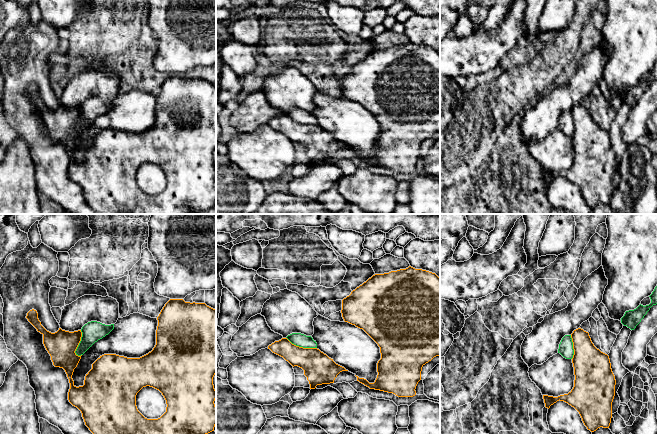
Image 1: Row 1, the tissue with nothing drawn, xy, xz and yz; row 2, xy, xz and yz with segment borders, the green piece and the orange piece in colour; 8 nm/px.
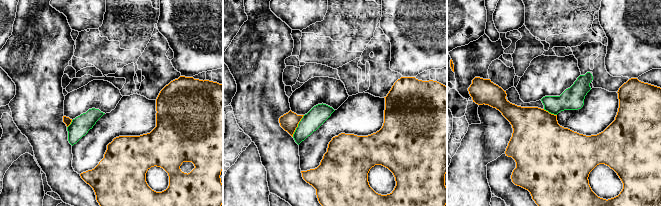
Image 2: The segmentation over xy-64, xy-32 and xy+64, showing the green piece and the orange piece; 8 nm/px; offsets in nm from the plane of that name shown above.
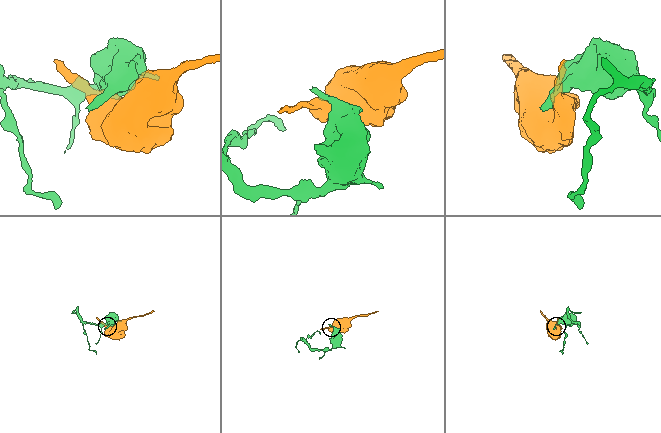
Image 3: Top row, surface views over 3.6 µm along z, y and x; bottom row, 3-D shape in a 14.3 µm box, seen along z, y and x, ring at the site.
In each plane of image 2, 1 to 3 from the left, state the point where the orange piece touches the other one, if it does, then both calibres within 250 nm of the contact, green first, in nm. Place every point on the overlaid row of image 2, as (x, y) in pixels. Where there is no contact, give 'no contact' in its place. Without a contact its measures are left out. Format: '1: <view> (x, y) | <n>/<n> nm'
1: xy-64 (70, 124) | 160/60 nm
2: xy-32 (298, 126) | 150/150 nm
3: xy+64 (550, 112) | 180/420 nm

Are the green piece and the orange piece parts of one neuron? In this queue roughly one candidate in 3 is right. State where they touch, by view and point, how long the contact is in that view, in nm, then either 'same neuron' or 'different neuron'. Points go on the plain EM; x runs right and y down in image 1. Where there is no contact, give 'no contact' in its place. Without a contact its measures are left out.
contact xz (301, 122); length 260 nm; different neuron

